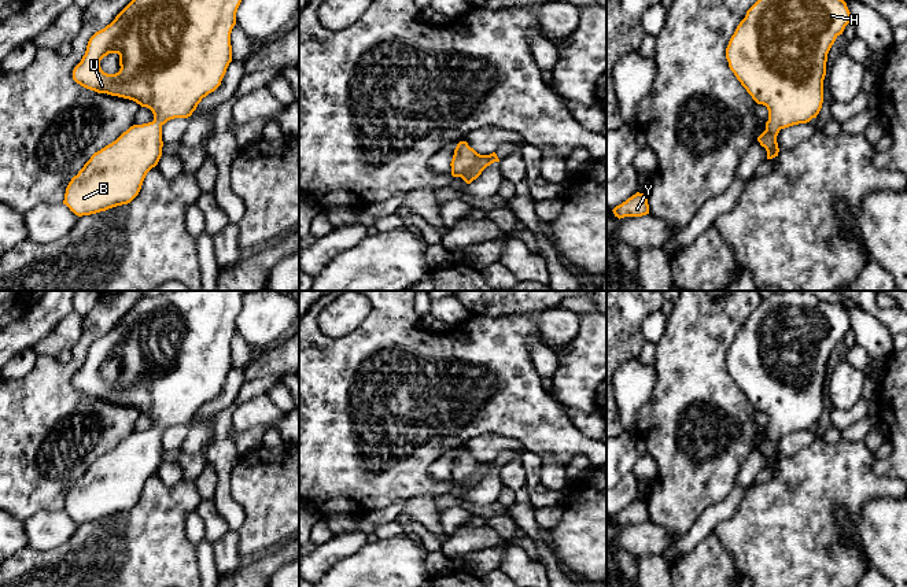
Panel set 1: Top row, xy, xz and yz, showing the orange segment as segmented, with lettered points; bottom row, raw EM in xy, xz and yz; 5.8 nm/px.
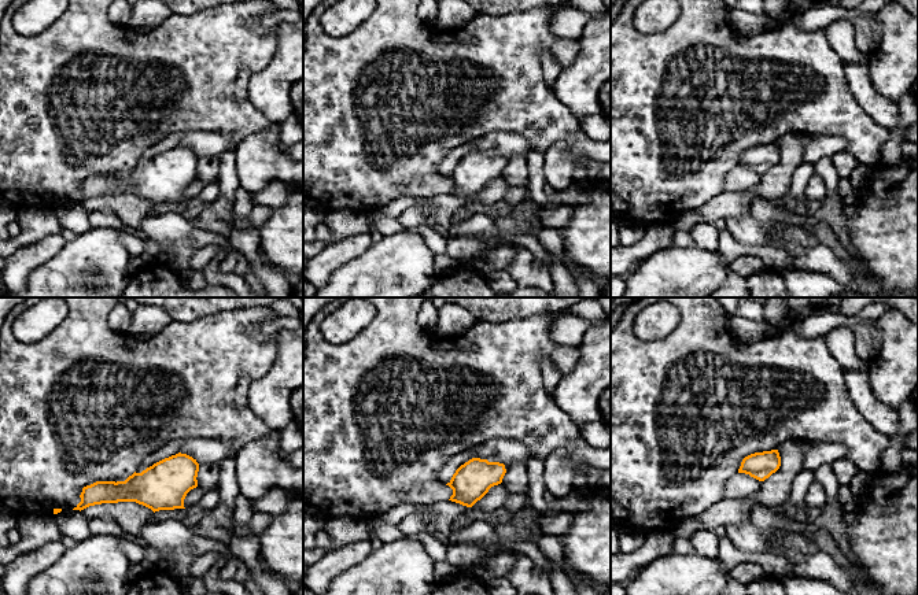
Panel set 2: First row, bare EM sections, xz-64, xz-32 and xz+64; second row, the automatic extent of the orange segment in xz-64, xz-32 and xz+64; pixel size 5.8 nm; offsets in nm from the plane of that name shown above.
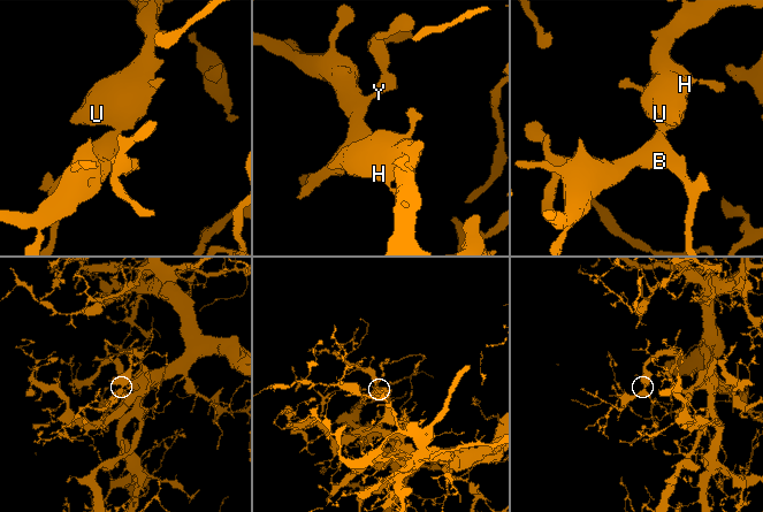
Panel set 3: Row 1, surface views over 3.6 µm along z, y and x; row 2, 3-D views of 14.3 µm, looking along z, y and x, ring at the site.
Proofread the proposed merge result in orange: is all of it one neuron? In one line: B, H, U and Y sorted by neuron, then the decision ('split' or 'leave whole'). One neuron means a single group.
B H U Y; leave whole

